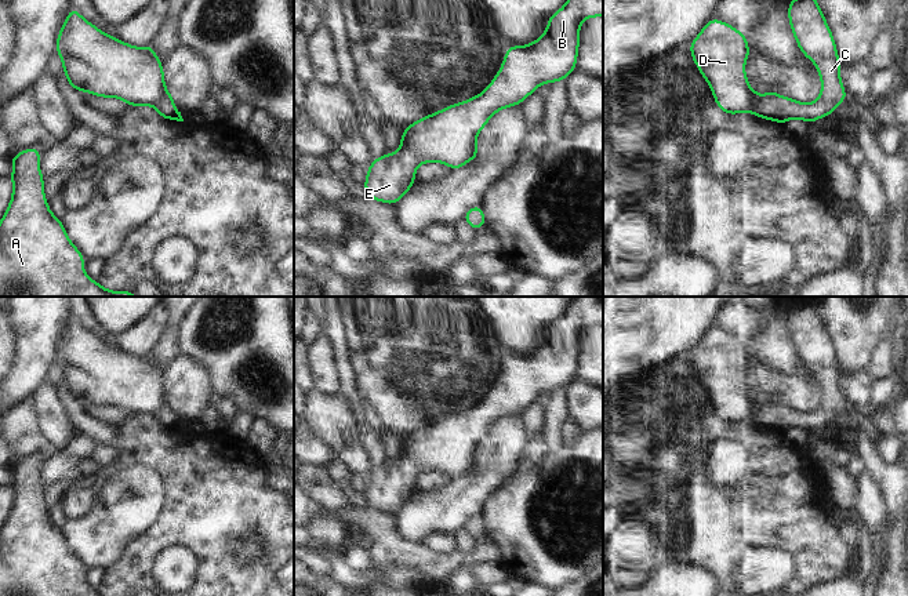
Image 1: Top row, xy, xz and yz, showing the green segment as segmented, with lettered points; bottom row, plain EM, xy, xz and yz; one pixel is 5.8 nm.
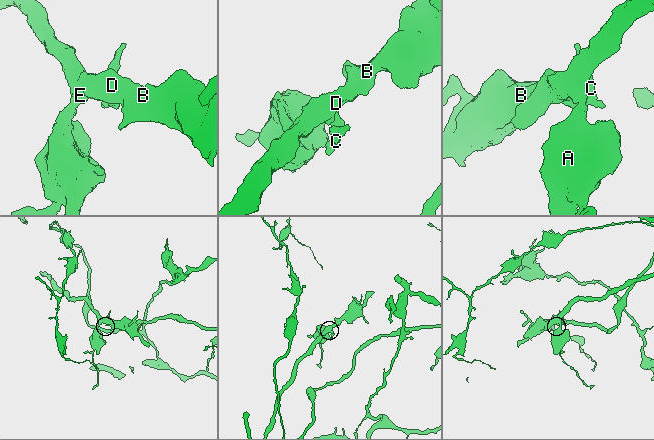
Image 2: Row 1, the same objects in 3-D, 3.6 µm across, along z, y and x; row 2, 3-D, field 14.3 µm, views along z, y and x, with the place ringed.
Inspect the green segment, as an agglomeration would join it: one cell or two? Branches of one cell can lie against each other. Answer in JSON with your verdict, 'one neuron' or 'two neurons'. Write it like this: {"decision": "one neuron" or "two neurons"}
{"decision": "two neurons"}

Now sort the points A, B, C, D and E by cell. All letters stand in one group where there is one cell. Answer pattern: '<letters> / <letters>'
A B D E / C

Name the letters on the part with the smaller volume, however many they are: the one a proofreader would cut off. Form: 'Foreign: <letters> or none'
Foreign: C.

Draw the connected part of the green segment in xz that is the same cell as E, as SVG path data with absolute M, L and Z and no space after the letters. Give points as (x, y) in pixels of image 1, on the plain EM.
M577 297L564 315L553 321L544 344L527 355L509 355L501 378L479 404L429 422L408 433L402 441L397 461L375 466L366 479L363 491L366 506L396 515L413 497L420 473L437 470L451 479L464 476L476 462L477 443L490 426L508 415L520 415L544 392L563 390L575 379L580 355L580 337L584 328L603 326L603 297Z

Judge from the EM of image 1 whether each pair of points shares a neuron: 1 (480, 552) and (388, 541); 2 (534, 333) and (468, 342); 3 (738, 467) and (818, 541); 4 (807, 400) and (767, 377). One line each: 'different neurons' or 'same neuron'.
1: same neuron
2: different neurons
3: different neurons
4: same neuron

